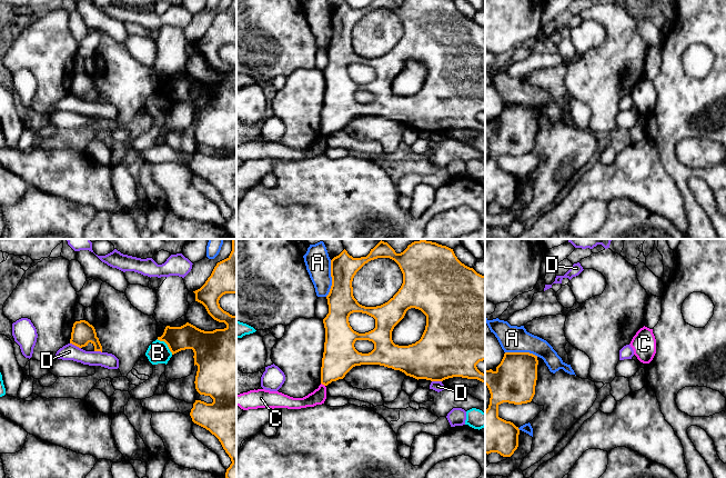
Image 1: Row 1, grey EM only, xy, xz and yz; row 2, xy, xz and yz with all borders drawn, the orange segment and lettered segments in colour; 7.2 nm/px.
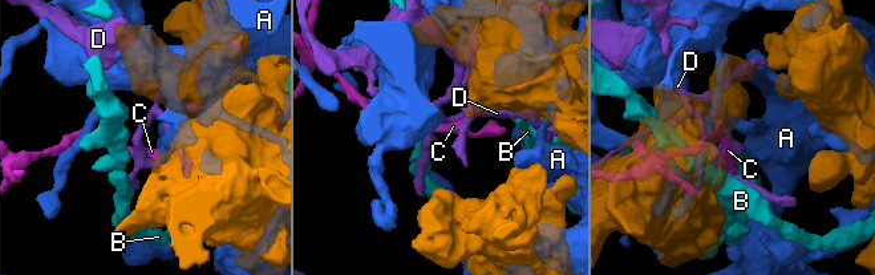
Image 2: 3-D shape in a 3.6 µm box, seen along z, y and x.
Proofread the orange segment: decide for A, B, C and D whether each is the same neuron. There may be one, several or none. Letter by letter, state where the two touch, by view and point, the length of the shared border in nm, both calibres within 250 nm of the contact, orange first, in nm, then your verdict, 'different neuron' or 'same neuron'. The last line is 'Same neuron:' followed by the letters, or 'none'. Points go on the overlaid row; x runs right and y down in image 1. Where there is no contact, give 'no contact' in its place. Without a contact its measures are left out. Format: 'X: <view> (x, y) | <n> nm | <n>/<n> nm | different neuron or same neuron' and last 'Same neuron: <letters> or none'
A: xz (332, 278) | 260 nm | 200/180 nm | different neuron
B: xy (167, 344) | 160 nm | 180/160 nm | different neuron
C: xz (323, 384) | 40 nm | 240/110 nm | different neuron
D: xy (76, 345) | 90 nm | 160/120 nm | different neuron
Same neuron: none

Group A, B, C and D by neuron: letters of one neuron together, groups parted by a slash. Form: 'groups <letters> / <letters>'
groups A / B / C / D

